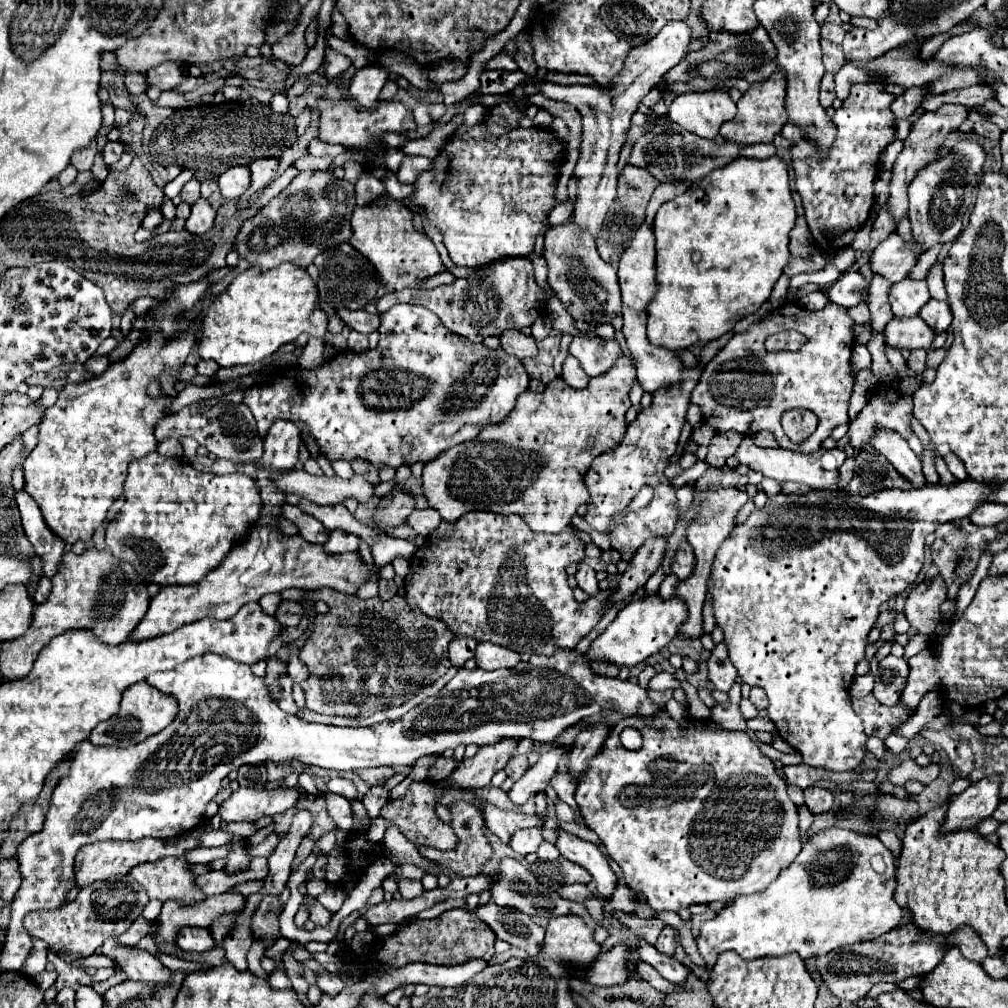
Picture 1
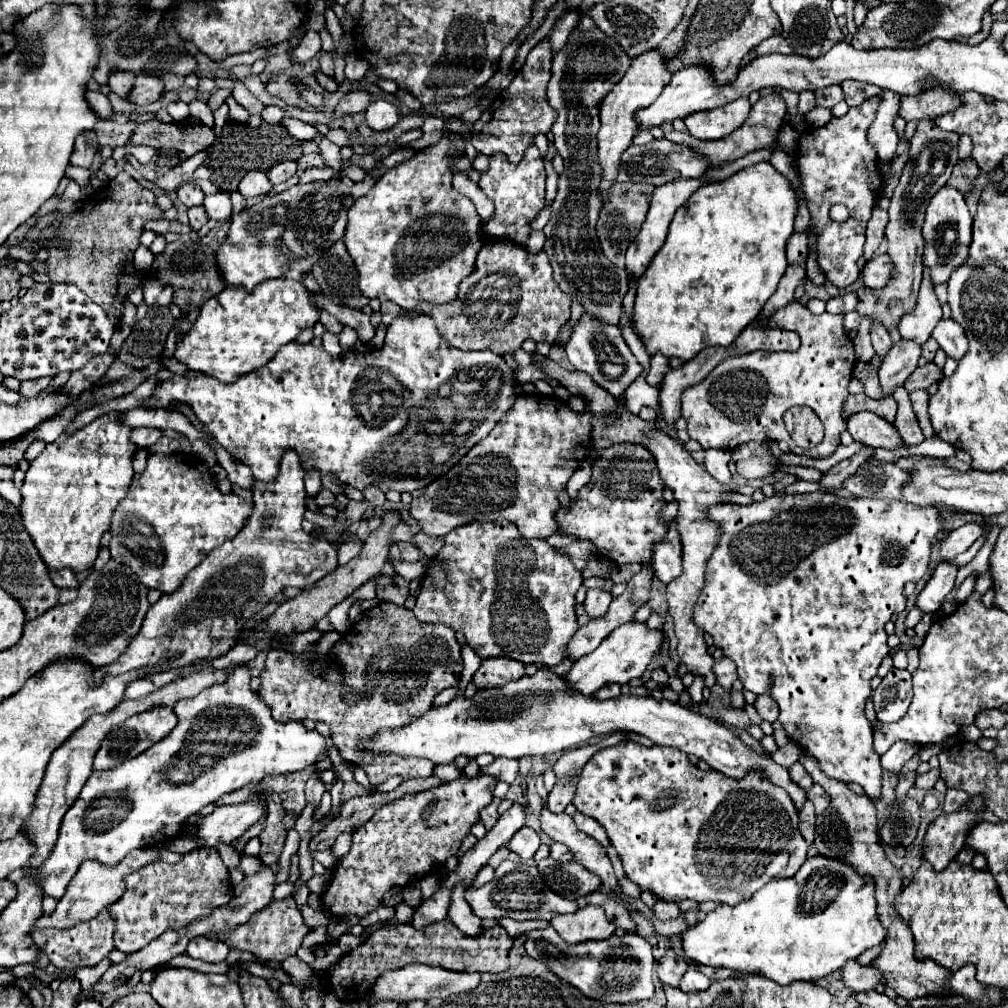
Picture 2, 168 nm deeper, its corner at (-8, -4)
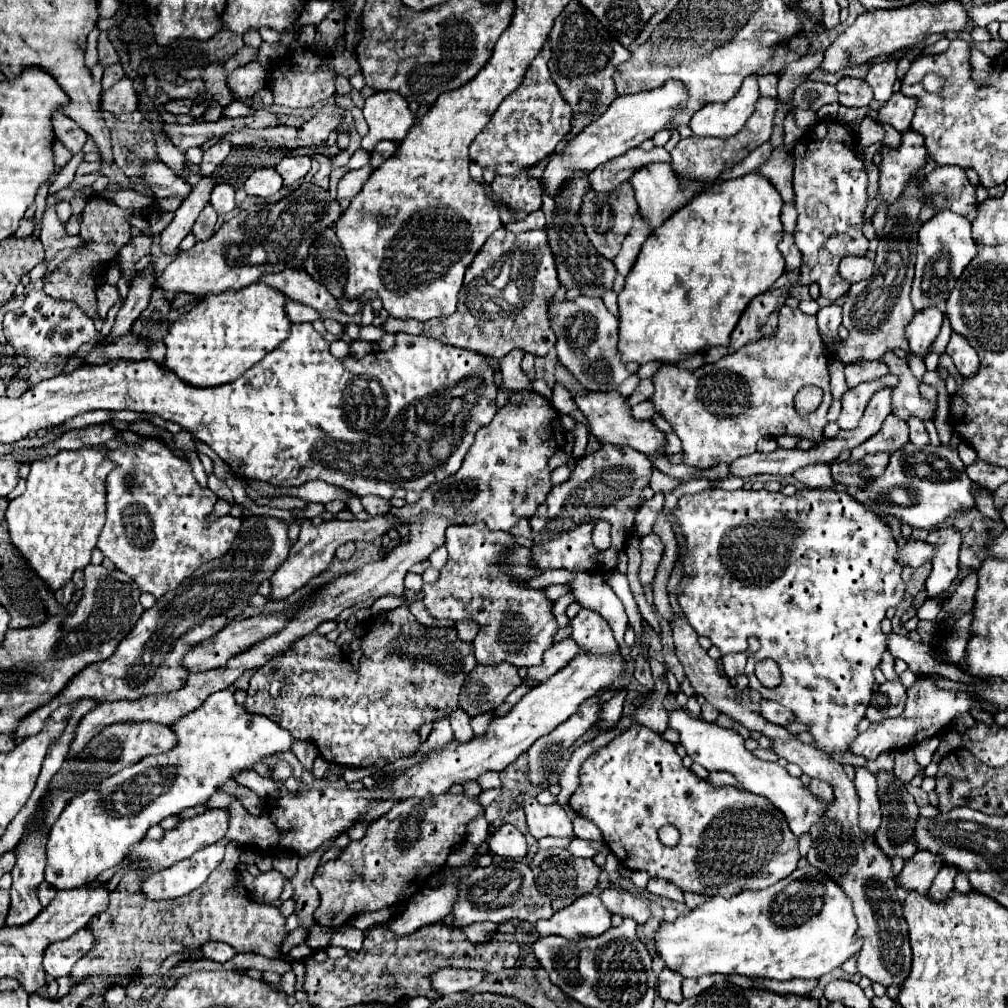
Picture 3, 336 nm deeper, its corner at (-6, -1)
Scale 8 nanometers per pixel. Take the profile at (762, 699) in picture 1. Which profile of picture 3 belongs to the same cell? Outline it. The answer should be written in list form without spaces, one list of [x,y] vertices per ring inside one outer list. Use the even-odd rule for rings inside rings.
[[[761,700],[759,712],[761,712],[763,718],[767,718],[769,722],[779,724],[779,726],[787,726],[787,724],[793,722],[791,710],[787,710],[785,706],[781,706],[781,704],[777,704],[777,702],[771,702],[771,700]]]

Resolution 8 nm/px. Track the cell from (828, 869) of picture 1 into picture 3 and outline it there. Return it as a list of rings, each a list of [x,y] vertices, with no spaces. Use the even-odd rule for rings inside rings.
[[[805,866],[763,890],[741,892],[729,900],[723,896],[711,896],[675,922],[663,922],[653,934],[653,942],[663,964],[683,978],[699,978],[703,974],[741,974],[747,978],[793,980],[821,978],[833,968],[839,968],[849,956],[855,956],[863,944],[855,932],[857,918],[843,890],[831,878],[819,874],[817,868]]]

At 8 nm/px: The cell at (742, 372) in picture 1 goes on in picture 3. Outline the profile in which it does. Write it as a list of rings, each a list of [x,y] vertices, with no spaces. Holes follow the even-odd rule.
[[[783,306],[779,310],[775,334],[743,346],[735,354],[697,370],[663,364],[653,376],[655,392],[649,402],[679,436],[683,464],[713,468],[719,464],[731,464],[739,456],[753,454],[759,438],[789,434],[819,442],[823,438],[823,428],[827,424],[825,416],[831,406],[827,366],[829,354],[825,354],[825,344],[819,336],[815,316],[807,316],[799,308]],[[755,360],[759,360],[761,366],[757,366]],[[807,384],[823,390],[823,402],[809,416],[799,416],[793,406],[793,398],[797,390]]]

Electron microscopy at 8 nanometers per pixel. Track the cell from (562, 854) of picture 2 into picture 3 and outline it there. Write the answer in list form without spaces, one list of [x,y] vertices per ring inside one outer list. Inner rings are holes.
[[[573,838],[569,850],[579,858],[593,858],[605,848],[605,842],[585,842],[581,838]]]

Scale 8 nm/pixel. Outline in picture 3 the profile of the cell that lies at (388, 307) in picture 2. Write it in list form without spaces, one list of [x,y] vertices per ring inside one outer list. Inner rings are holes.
[[[499,228],[487,238],[487,242],[467,268],[455,314],[433,318],[429,322],[397,320],[389,316],[383,328],[389,334],[405,332],[427,336],[443,344],[493,358],[503,358],[515,348],[533,356],[547,356],[547,352],[555,346],[555,334],[549,328],[547,320],[547,304],[557,288],[557,268],[553,262],[553,252],[549,250],[549,238],[545,230],[513,234],[507,228]],[[509,284],[517,286],[515,298],[505,296],[505,286]]]

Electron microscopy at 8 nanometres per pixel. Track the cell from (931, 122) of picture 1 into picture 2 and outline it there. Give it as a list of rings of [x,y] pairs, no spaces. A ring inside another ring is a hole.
[[[919,121],[917,131],[911,139],[909,159],[905,163],[903,175],[899,179],[899,185],[893,191],[891,205],[889,205],[889,223],[885,229],[885,235],[889,239],[887,255],[891,257],[895,265],[893,279],[887,287],[875,289],[875,291],[857,291],[859,293],[859,315],[869,315],[871,321],[879,321],[885,327],[897,325],[901,315],[911,311],[917,301],[917,291],[921,283],[921,255],[923,255],[923,217],[925,209],[929,205],[929,199],[935,195],[939,187],[943,187],[953,171],[953,165],[959,161],[957,157],[957,133],[943,133],[941,129],[935,129],[935,121]]]

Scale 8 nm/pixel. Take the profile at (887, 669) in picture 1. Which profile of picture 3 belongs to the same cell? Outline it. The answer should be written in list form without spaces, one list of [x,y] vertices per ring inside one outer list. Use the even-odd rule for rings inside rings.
[[[899,680],[885,682],[873,692],[873,698],[869,702],[865,718],[869,722],[897,718],[905,708],[905,700],[907,700],[907,690],[903,688],[903,684]]]

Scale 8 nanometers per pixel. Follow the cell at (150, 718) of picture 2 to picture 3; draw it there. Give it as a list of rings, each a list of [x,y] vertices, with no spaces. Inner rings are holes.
[[[139,722],[139,724],[113,724],[105,728],[101,734],[91,738],[81,754],[69,756],[63,766],[57,770],[57,774],[47,784],[47,796],[41,796],[35,810],[35,824],[43,822],[43,830],[49,832],[55,824],[55,820],[61,816],[63,808],[69,804],[69,800],[75,794],[81,794],[87,790],[87,784],[97,784],[103,780],[103,776],[113,776],[119,770],[137,764],[141,758],[149,754],[163,754],[169,752],[175,746],[177,738],[165,724],[155,722]]]

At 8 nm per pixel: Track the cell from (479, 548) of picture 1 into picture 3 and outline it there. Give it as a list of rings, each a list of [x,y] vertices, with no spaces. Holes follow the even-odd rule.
[[[483,522],[477,524],[461,524],[461,526],[449,526],[447,528],[447,542],[449,560],[441,568],[441,576],[433,584],[423,586],[423,604],[431,612],[433,618],[449,618],[449,620],[475,620],[481,624],[481,632],[477,634],[473,646],[475,646],[475,658],[479,664],[485,666],[497,666],[501,662],[507,662],[515,668],[529,668],[541,664],[543,652],[553,646],[553,636],[557,632],[557,622],[551,614],[553,602],[545,598],[543,590],[525,588],[519,580],[513,580],[509,576],[499,574],[499,556],[503,552],[509,552],[517,544],[513,542],[513,536],[509,532],[493,532],[487,530]]]

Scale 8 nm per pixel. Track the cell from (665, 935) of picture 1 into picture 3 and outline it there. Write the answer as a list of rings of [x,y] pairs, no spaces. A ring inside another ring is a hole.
[[[663,968],[661,976],[659,976],[659,982],[657,982],[659,996],[665,1002],[683,1002],[683,996],[681,996],[681,980],[683,978],[679,974],[675,974],[673,970]]]

